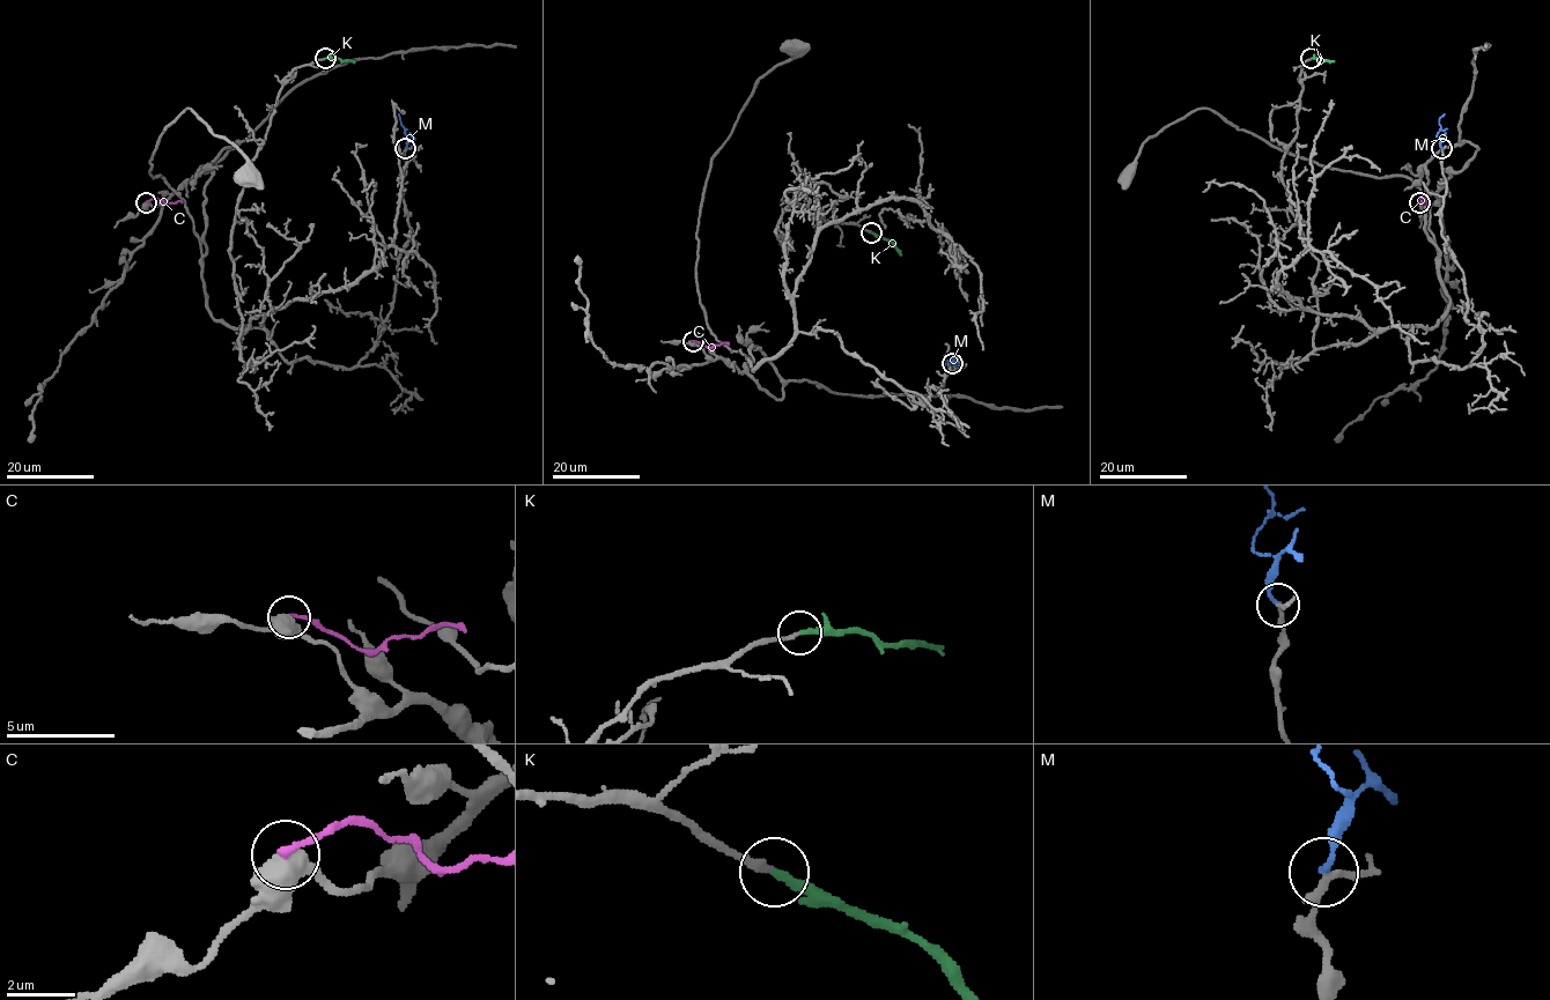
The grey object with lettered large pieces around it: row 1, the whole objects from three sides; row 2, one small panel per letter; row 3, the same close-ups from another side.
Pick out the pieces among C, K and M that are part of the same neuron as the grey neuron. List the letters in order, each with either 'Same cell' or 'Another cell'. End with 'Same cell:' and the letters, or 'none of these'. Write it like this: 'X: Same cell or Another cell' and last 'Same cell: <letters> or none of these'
C: Another cell
K: Same cell
M: Another cell
Same cell: K

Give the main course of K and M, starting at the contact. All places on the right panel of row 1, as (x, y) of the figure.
K: (1311, 58), (1334, 61)
M: (1441, 148), (1441, 139), (1437, 136), (1439, 119), (1445, 113)

